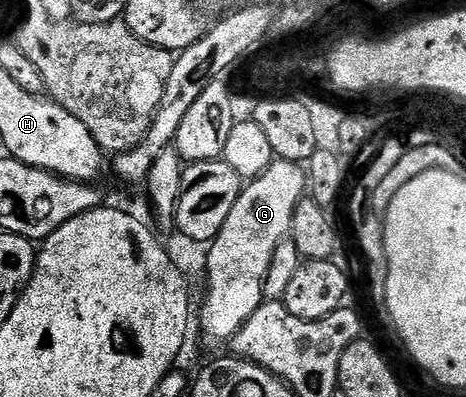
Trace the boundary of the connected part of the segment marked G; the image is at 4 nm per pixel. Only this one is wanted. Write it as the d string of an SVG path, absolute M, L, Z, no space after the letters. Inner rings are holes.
M277 158L260 176L251 180L241 190L238 201L234 201L234 209L230 209L230 217L226 217L226 225L222 225L218 237L213 239L207 248L207 282L203 292L204 304L200 307L200 327L206 338L227 344L238 333L238 329L242 329L242 325L250 321L250 317L259 309L261 303L265 302L266 273L270 269L278 245L291 236L294 209L300 200L305 198L309 187L309 176L301 164Z

